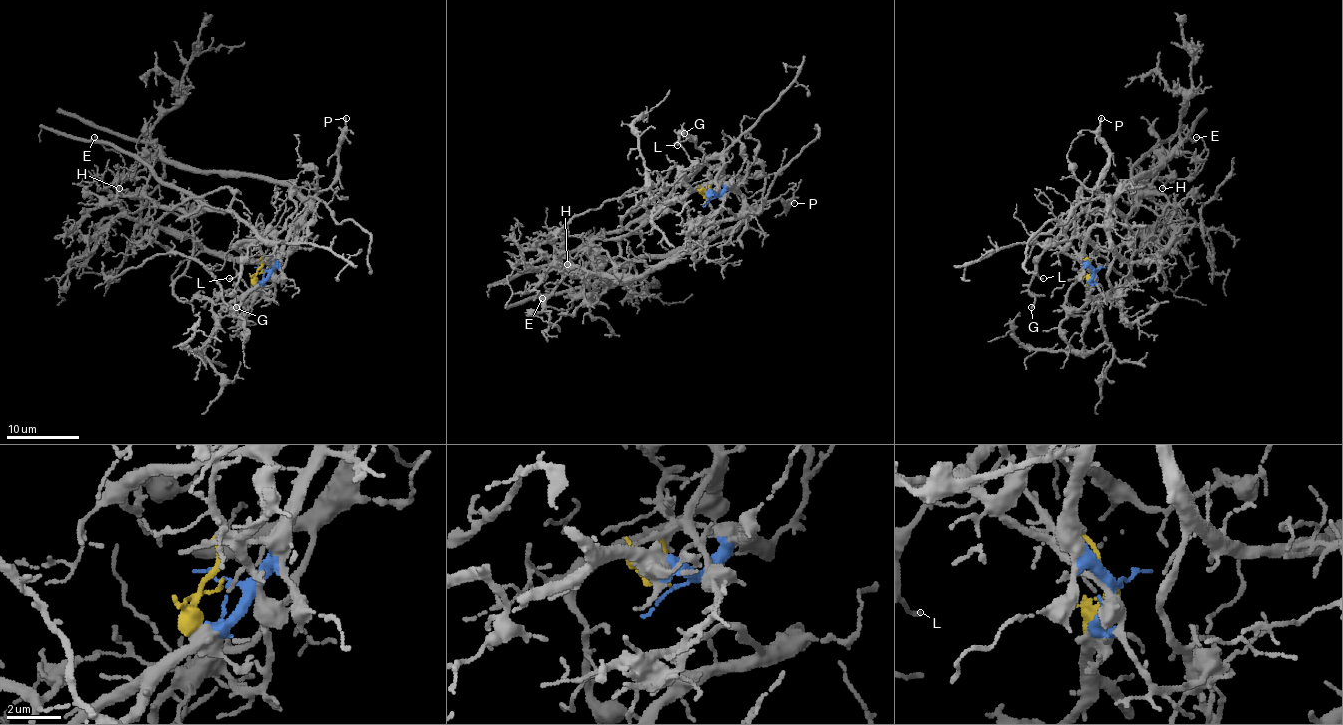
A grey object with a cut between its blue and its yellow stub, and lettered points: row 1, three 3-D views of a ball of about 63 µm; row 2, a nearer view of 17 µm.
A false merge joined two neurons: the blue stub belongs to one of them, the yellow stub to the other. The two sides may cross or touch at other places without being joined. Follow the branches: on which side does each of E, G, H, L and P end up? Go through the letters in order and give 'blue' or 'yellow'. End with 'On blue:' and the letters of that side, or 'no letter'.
E: yellow
G: yellow
H: yellow
L: yellow
P: blue
On blue: P

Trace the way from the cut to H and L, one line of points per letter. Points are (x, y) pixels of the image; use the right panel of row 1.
H: (1096, 271), (1056, 238), (1082, 213), (1127, 214), (1157, 178), (1168, 178), (1162, 189)
L: (1096, 271), (1085, 258), (1072, 258), (1052, 240), (1043, 249), (1038, 269), (1038, 275), (1043, 279)

